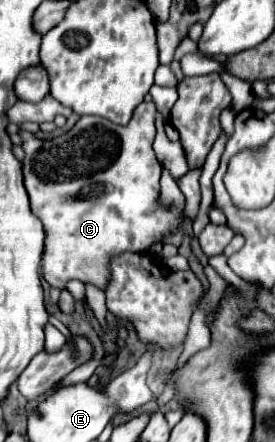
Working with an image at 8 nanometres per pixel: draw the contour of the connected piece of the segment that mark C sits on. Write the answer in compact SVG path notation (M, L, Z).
M143 102L141 106L137 106L129 126L117 126L105 118L97 118L97 116L81 116L79 122L63 136L53 138L53 140L39 140L35 138L31 132L21 132L23 136L23 148L25 148L25 162L23 162L23 176L25 176L25 188L29 192L31 198L31 212L43 222L45 232L47 232L47 240L45 240L45 252L43 252L43 274L47 278L47 282L51 286L57 288L65 288L65 284L71 278L79 278L81 282L93 282L99 288L105 288L107 280L109 280L109 258L121 252L143 252L149 250L155 242L161 242L163 236L171 234L173 230L179 230L183 224L183 216L181 212L175 210L163 210L159 206L159 176L161 176L161 168L159 168L159 160L155 158L153 150L154 138L156 135L155 128L155 104L153 102Z

